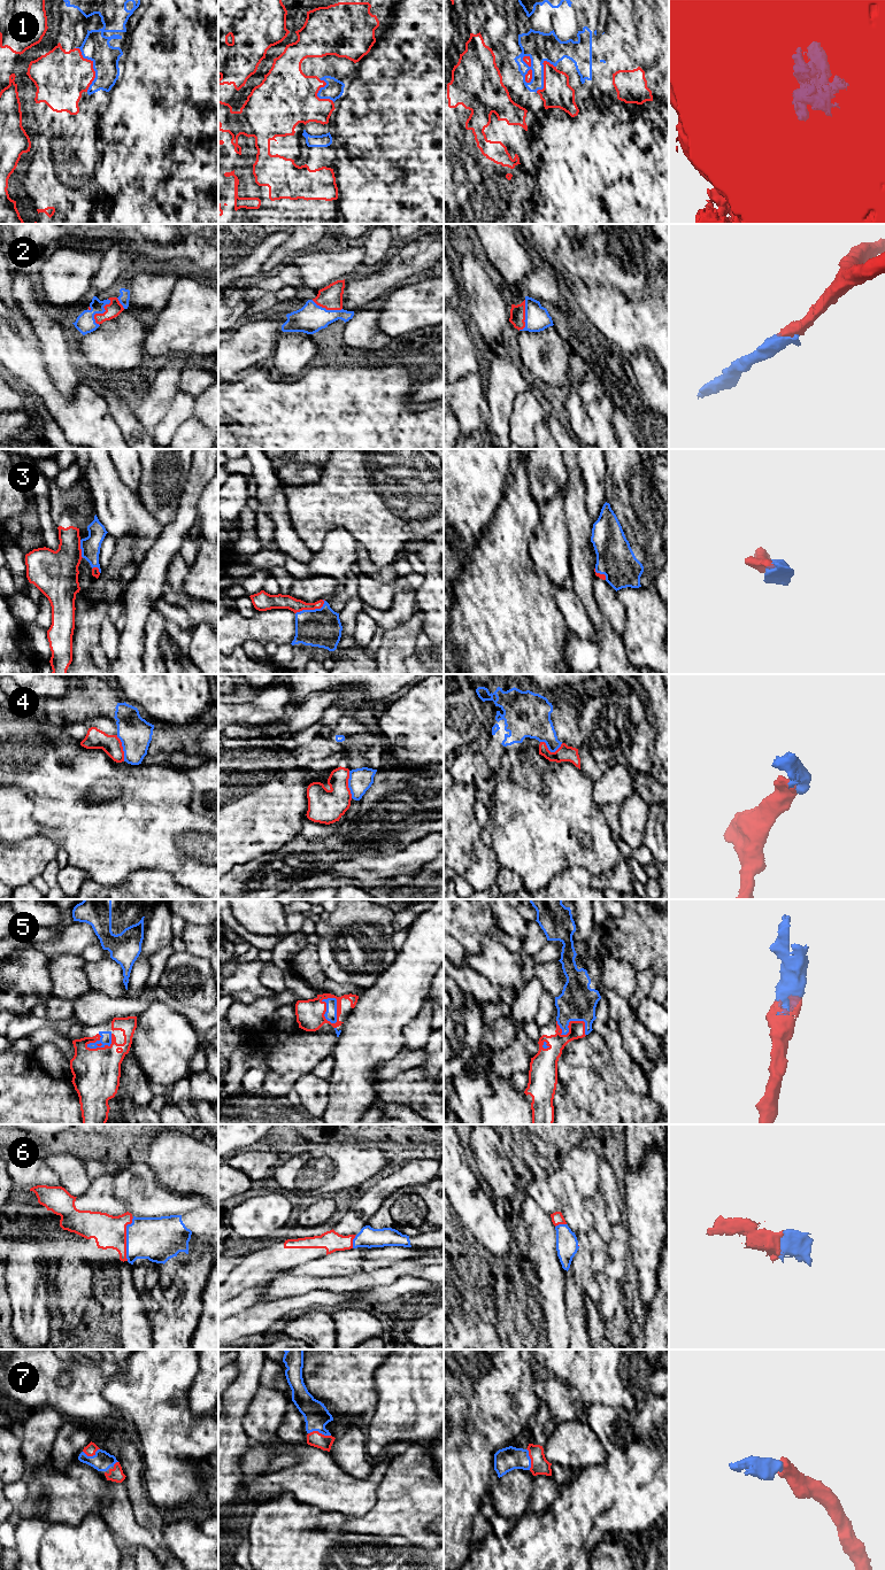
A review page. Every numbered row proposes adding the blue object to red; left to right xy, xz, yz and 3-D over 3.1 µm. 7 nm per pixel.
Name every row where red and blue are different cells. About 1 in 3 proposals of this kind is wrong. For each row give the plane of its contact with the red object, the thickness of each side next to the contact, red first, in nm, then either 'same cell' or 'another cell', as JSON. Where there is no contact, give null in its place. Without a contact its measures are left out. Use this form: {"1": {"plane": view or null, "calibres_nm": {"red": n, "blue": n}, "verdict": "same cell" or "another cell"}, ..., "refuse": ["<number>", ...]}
{"1": {"plane": "xy", "calibres_nm": {"red": 360, "blue": 190}, "verdict": "another cell"}, "2": {"plane": "xy", "calibres_nm": {"red": 100, "blue": 140}, "verdict": "same cell"}, "3": {"plane": "xz", "calibres_nm": {"red": 100, "blue": 280}, "verdict": "same cell"}, "4": {"plane": "xz", "calibres_nm": {"red": 240, "blue": 160}, "verdict": "another cell"}, "5": {"plane": "xz", "calibres_nm": {"red": 190, "blue": 80}, "verdict": "same cell"}, "6": {"plane": "xy", "calibres_nm": {"red": 220, "blue": 300}, "verdict": "same cell"}, "7": {"plane": "xz", "calibres_nm": {"red": 110, "blue": 180}, "verdict": "same cell"}, "refuse": ["1", "4"]}

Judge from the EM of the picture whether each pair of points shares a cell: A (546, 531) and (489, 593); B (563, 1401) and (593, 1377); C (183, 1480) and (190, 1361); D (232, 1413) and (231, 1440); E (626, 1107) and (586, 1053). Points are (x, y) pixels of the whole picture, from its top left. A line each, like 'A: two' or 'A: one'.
A: two
B: two
C: one
D: one
E: one

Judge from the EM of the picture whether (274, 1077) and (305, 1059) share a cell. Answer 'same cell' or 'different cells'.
same cell

